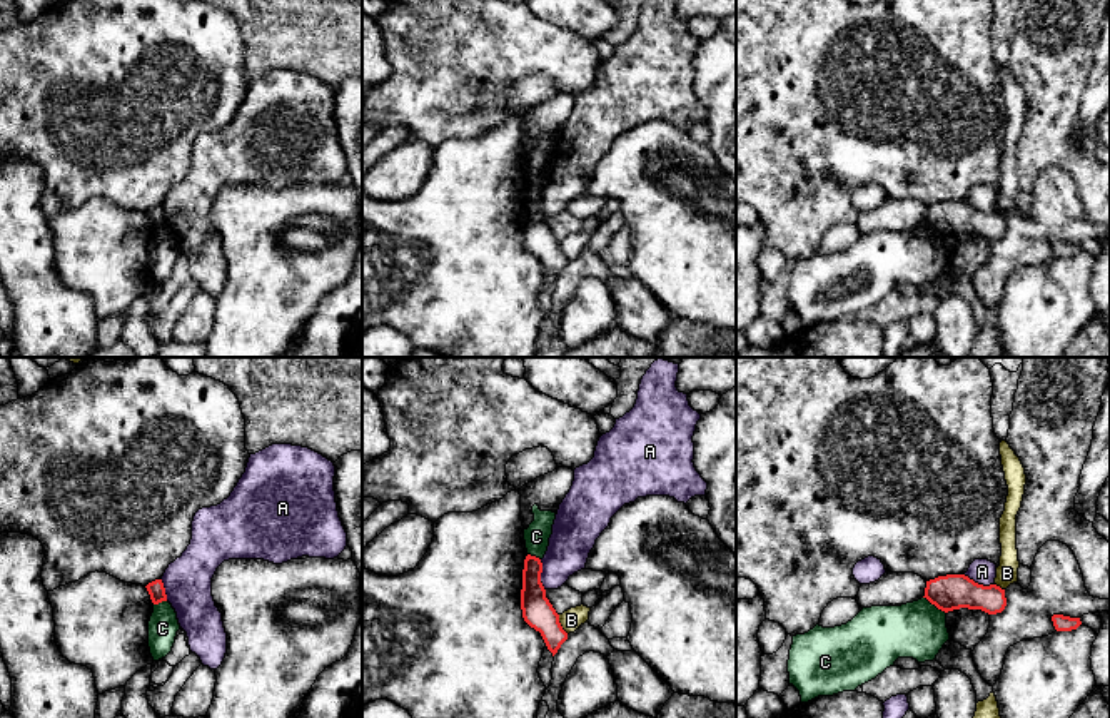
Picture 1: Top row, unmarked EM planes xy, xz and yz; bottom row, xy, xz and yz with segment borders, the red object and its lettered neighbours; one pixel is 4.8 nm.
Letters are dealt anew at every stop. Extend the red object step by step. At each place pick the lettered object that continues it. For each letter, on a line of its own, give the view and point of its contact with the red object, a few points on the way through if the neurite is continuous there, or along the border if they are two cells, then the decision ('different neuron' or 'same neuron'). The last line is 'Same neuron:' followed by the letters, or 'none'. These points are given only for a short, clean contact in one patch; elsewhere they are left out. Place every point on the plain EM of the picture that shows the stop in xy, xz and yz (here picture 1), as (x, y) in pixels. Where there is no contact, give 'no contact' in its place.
A: contact xz (539, 201); border xz (539, 186), (544, 216); different neuron
B: contact xz (560, 251); border xz (558, 241), (560, 251), (568, 259); different neuron
C: contact yz (935, 231); border yz (923, 222), (945, 239); different neuron
Same neuron: none

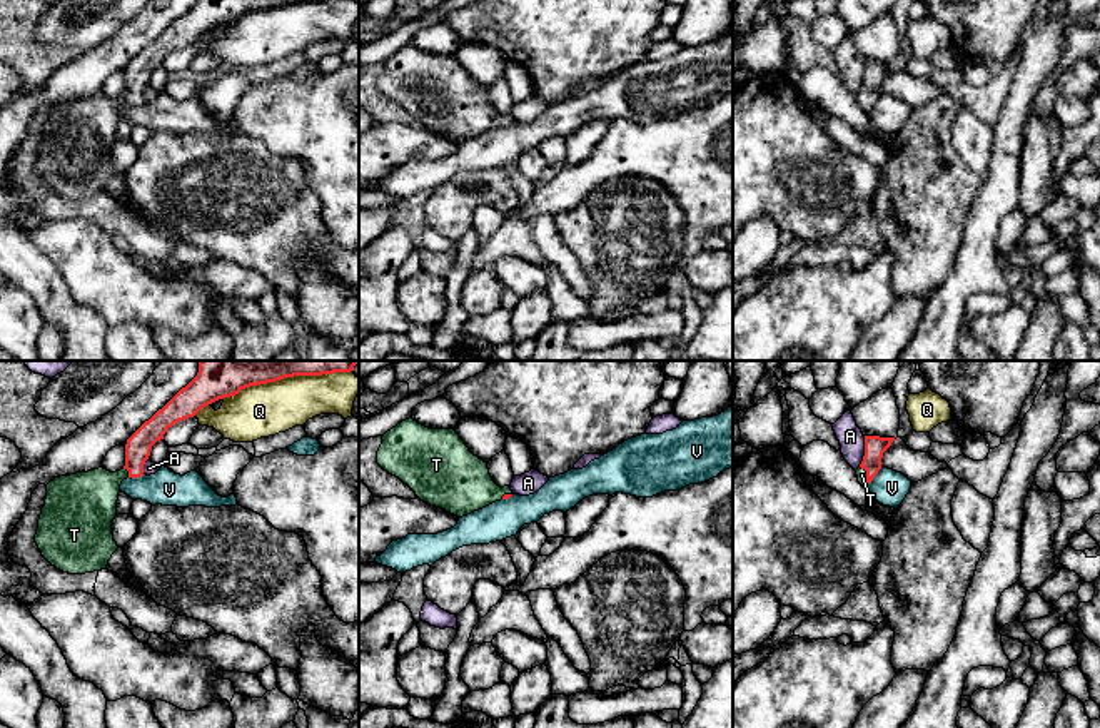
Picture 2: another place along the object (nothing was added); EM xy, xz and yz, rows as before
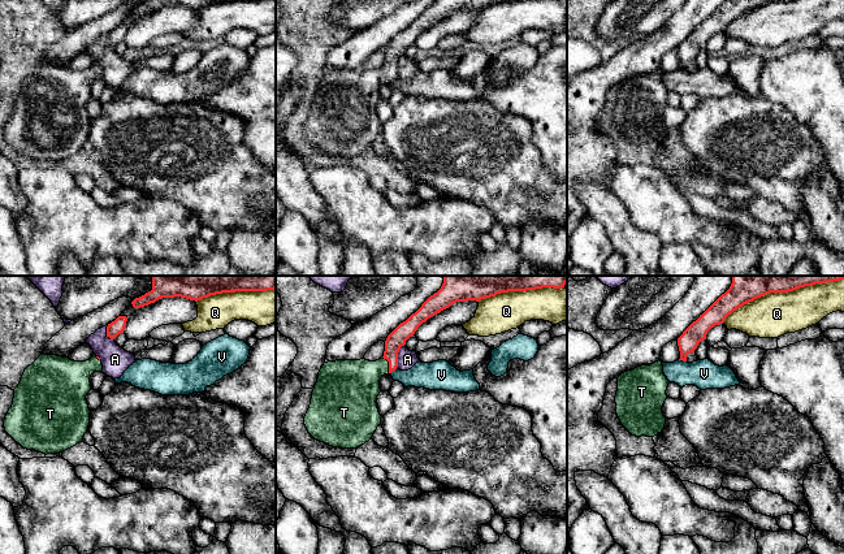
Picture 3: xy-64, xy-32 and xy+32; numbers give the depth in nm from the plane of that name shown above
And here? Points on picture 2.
A: contact yz (865, 77); different neuron
Q: contact xy (272, 7); different neuron
T: contact xy (129, 99); way xy (137, 75), (129, 99), (117, 102), (85, 127); same neuron
V: contact yz (875, 101); border yz (882, 94), (867, 111); different neuron
Same neuron: T

